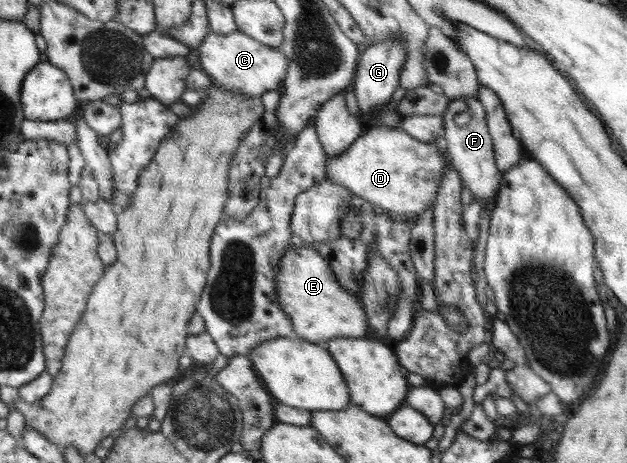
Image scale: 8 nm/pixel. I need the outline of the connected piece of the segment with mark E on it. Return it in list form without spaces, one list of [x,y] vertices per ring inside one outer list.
[[[291,244],[286,248],[279,261],[274,293],[290,318],[295,336],[317,344],[322,349],[326,349],[327,341],[337,337],[364,337],[368,335],[369,321],[363,304],[356,299],[356,295],[350,295],[346,288],[342,287],[331,265],[309,245],[296,247]]]

